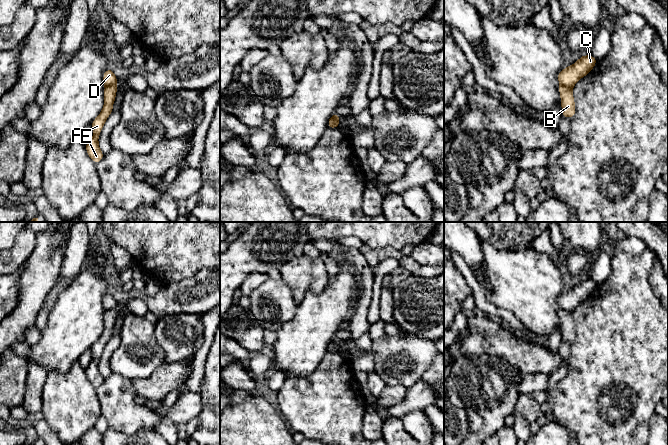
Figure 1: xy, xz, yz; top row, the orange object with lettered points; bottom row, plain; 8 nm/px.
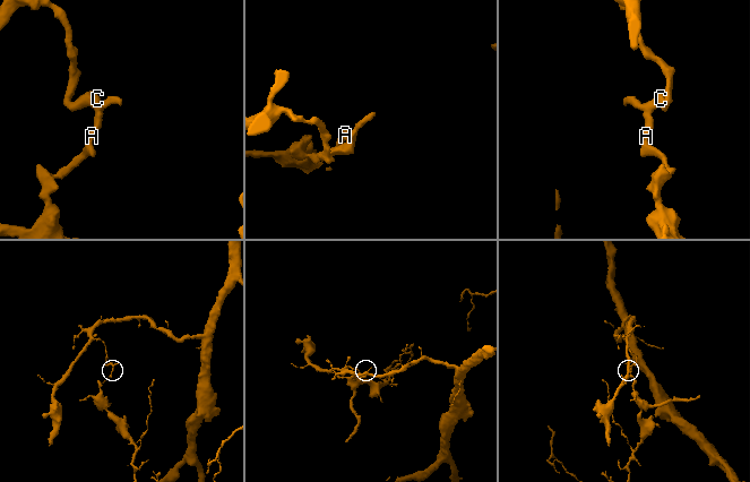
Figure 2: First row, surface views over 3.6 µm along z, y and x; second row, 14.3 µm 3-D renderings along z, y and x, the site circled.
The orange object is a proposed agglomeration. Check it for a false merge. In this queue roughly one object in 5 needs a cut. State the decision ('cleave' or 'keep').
cleave

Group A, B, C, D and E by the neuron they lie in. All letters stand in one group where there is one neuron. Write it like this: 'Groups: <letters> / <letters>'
Groups: A B E / C D

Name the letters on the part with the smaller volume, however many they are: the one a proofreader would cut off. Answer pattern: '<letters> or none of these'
A, B, E

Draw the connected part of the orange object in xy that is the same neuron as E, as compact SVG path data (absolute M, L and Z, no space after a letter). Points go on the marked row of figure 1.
M117 85L105 86L104 106L100 114L90 124L93 128L94 134L92 138L85 144L85 149L88 156L95 164L98 164L104 158L104 153L99 148L98 139L107 118L113 112L113 104L116 99L117 89Z

